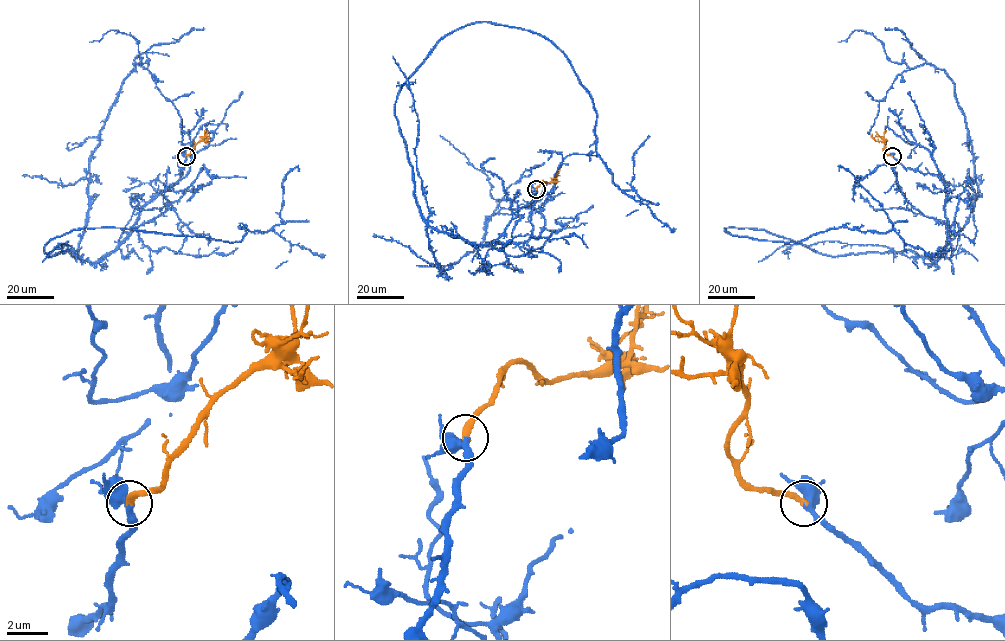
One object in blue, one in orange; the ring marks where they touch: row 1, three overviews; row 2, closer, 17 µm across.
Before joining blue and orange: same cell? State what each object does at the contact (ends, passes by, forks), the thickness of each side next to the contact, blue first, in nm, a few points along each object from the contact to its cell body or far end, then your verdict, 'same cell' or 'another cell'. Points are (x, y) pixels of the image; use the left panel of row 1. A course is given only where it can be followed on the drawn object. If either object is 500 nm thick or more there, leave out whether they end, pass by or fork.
blue passes by | orange ends | 360/320 nm | blue via (186, 156), (111, 251), (45, 252), (79, 228), (239, 242), (280, 224), (283, 179), (299, 171) | orange via (186, 156), (209, 134) | same cell

